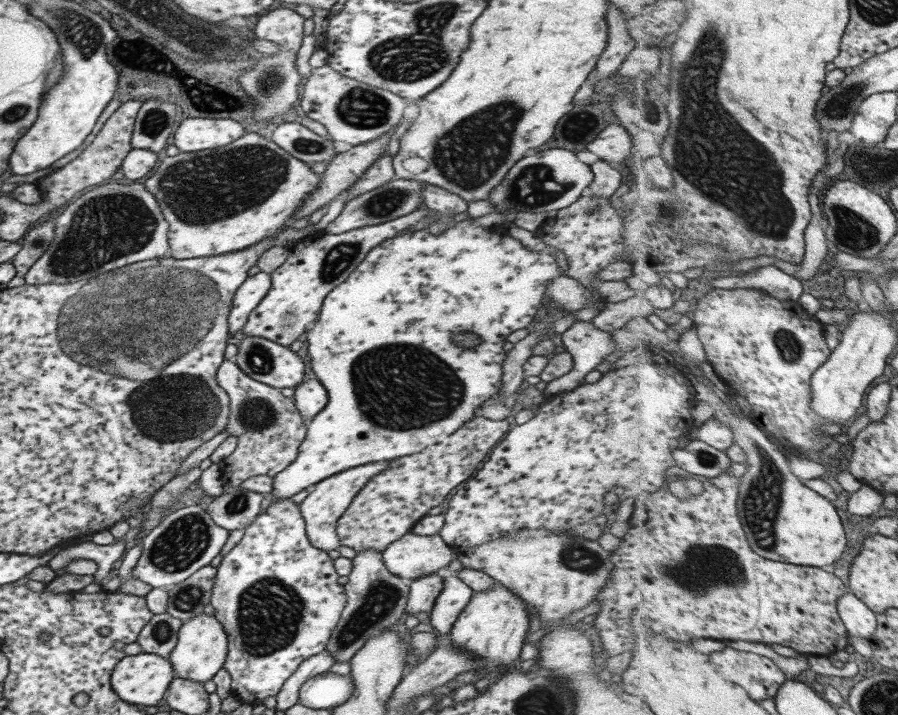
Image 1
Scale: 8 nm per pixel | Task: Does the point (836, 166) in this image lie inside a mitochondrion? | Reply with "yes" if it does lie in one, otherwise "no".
no

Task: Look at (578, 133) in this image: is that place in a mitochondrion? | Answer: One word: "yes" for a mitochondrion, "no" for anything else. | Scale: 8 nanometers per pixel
no

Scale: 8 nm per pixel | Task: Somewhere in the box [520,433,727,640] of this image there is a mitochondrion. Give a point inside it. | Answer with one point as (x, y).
(577, 555)

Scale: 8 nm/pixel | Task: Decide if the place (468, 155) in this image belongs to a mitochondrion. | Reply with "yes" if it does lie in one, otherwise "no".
yes

